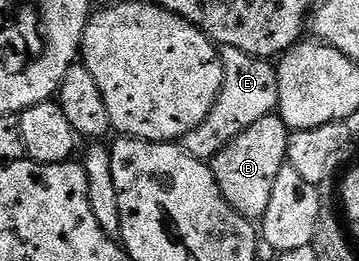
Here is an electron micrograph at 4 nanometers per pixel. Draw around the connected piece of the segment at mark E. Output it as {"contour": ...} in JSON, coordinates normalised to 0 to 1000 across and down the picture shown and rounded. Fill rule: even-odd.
{"contour":[[[618,176],[610,195],[624,257],[624,318],[585,441],[504,536],[504,559],[538,605],[591,613],[643,529],[705,483],[735,425],[769,421],[774,402],[774,295],[769,261],[741,230],[688,211],[660,180]]]}

